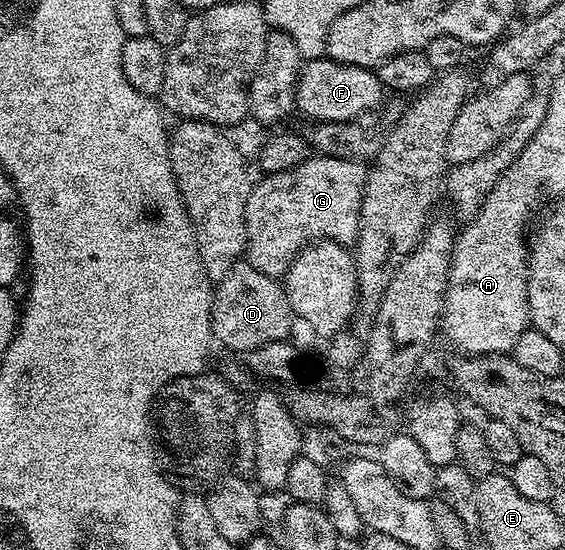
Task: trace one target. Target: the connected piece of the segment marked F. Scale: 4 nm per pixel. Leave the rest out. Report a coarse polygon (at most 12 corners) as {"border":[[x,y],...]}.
{"border":[[315,57],[296,109],[311,122],[357,121],[382,101],[373,69]]}

